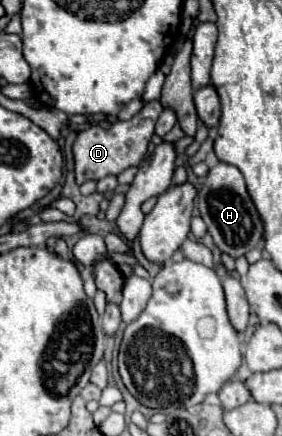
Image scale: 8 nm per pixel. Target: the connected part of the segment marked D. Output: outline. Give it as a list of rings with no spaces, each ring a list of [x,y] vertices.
[[[158,100],[145,104],[145,107],[129,121],[117,121],[109,129],[103,127],[89,127],[77,135],[77,141],[73,145],[73,155],[75,155],[75,177],[77,183],[85,183],[87,179],[99,181],[107,175],[119,175],[127,167],[137,167],[145,153],[148,152],[148,145],[154,134],[156,121],[163,111]]]

